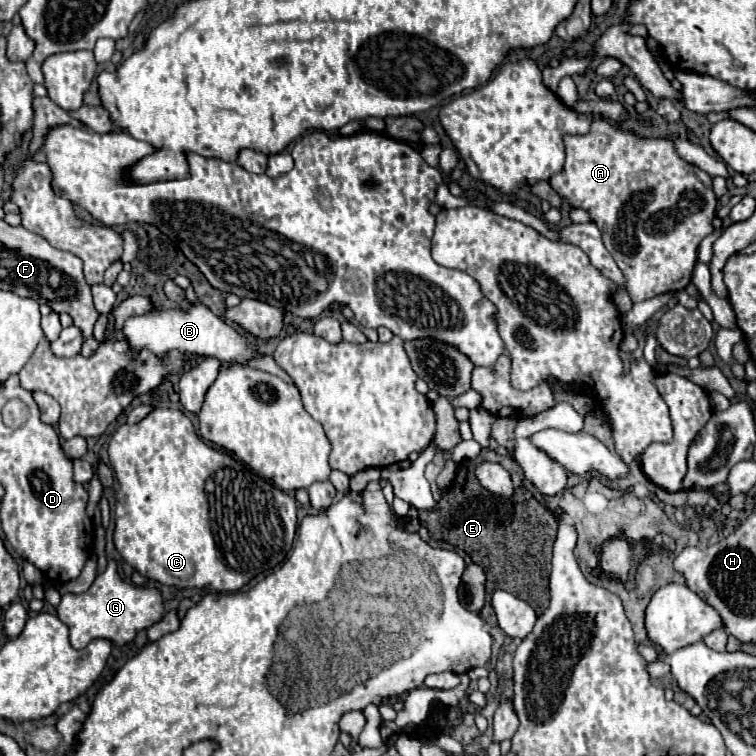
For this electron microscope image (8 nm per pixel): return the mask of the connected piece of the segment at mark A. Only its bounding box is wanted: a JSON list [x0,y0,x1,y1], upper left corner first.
[550,118,718,302]

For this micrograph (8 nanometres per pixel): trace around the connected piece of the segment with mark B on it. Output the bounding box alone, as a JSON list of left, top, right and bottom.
[122,306,260,364]

